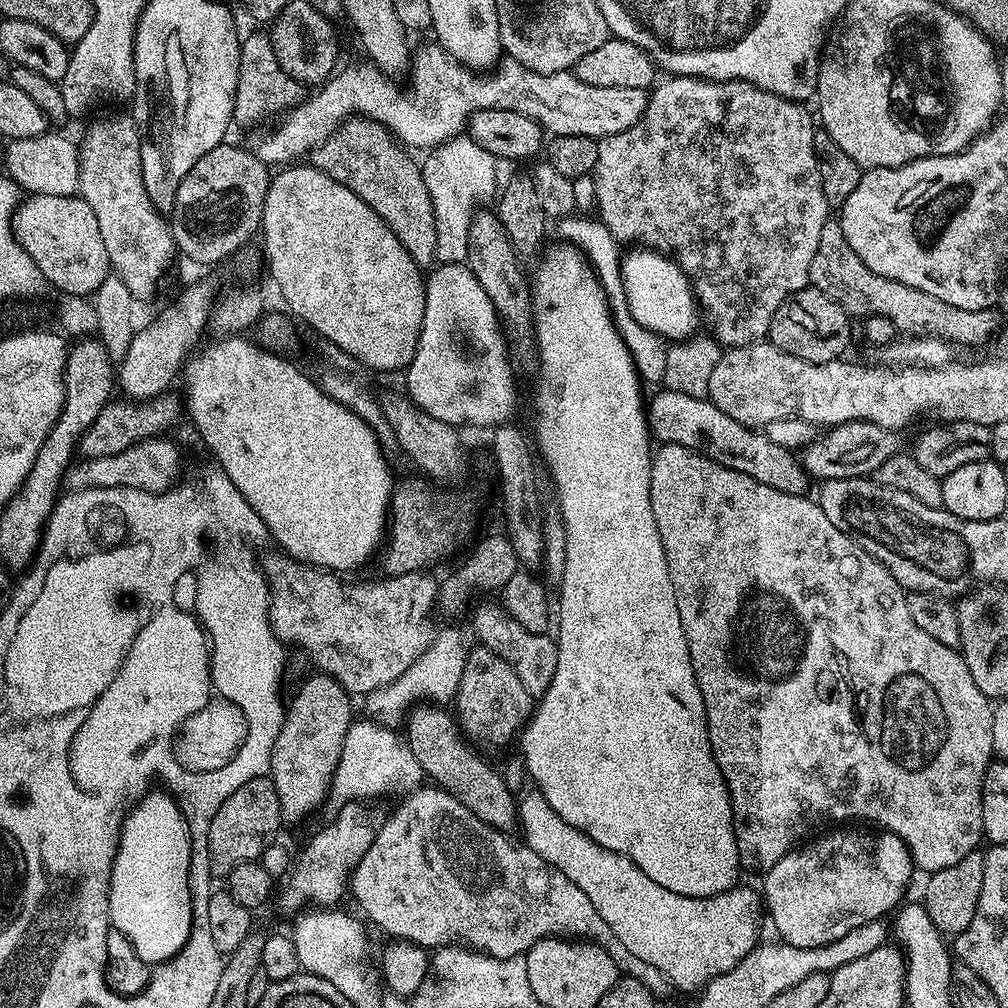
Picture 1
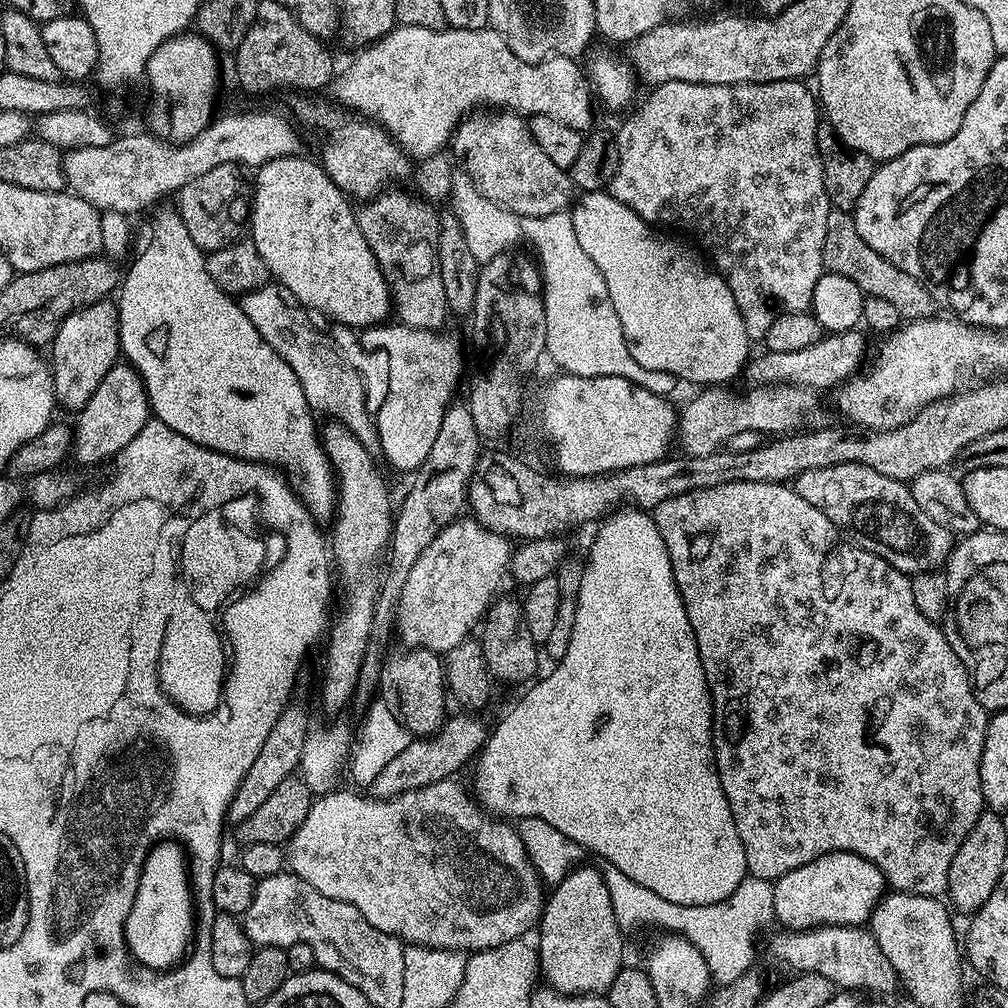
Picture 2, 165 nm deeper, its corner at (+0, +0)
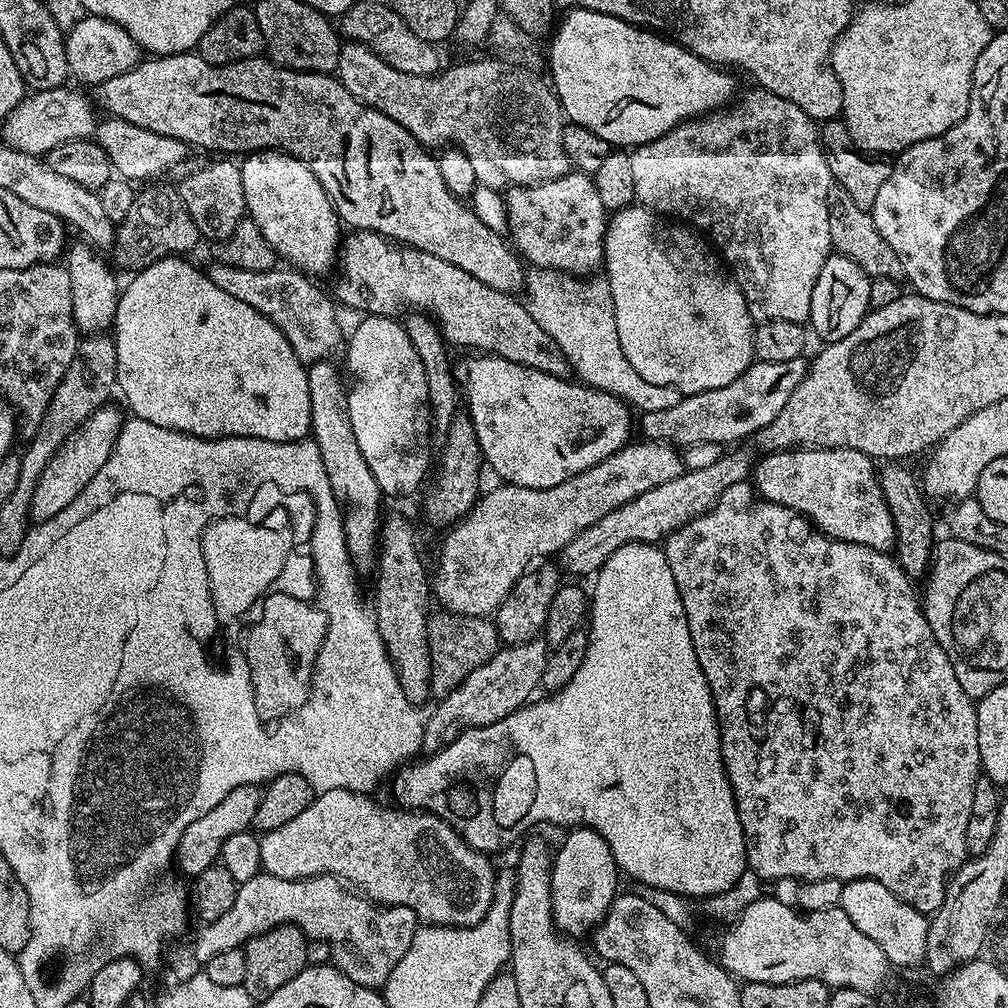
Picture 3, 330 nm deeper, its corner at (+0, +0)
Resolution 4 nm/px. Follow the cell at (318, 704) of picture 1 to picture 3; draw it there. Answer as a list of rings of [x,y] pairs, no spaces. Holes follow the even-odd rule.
[[[327,359],[307,365],[312,423],[310,436],[322,453],[322,466],[326,466],[326,478],[330,478],[334,498],[344,513],[344,533],[352,567],[360,574],[371,573],[378,555],[382,493],[378,482],[374,482],[374,474],[370,474],[370,466],[366,466],[366,460],[358,450],[358,440],[354,438],[354,426],[350,426],[345,377],[342,372],[340,377],[339,370],[332,363],[331,359]]]

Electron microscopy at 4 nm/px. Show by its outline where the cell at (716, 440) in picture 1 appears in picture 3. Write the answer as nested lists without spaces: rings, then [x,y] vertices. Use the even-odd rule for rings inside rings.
[[[476,354],[473,357],[464,372],[464,380],[462,376],[462,400],[464,404],[468,403],[466,413],[473,422],[483,463],[487,467],[489,464],[503,483],[527,488],[553,488],[571,476],[590,470],[590,466],[610,458],[610,454],[629,443],[631,436],[628,435],[634,432],[634,416],[632,420],[629,405],[614,394],[589,388],[572,378],[527,368],[495,354]]]

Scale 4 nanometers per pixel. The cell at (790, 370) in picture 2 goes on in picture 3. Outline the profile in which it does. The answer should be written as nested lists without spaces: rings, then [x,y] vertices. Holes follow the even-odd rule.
[[[804,358],[790,362],[753,361],[730,386],[718,386],[718,390],[706,390],[693,396],[681,395],[678,406],[670,406],[670,410],[643,413],[638,420],[638,432],[644,440],[659,440],[680,450],[702,442],[735,445],[732,444],[735,440],[755,437],[758,430],[778,418],[786,402],[790,402],[790,394],[798,390],[808,366],[809,361]]]

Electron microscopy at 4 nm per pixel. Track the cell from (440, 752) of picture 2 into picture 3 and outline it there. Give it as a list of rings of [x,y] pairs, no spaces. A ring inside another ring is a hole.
[[[540,638],[530,641],[528,644],[509,644],[501,647],[484,665],[478,667],[469,677],[466,677],[452,693],[448,693],[445,697],[435,701],[436,709],[430,714],[427,713],[424,722],[423,751],[428,754],[437,752],[444,745],[454,742],[454,738],[458,738],[466,730],[490,726],[494,722],[514,714],[514,710],[524,707],[537,695],[535,692],[538,692],[540,688],[542,670],[546,670],[549,651],[547,643]]]

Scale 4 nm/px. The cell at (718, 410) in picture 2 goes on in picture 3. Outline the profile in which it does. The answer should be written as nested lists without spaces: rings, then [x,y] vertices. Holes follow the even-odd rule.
[[[644,440],[635,444],[629,442],[618,449],[610,458],[590,466],[577,476],[571,476],[553,488],[527,488],[517,484],[501,483],[500,488],[492,488],[477,499],[476,503],[459,522],[447,529],[448,537],[440,548],[440,557],[436,560],[436,572],[430,576],[430,592],[441,609],[446,613],[491,617],[500,603],[510,594],[514,582],[528,568],[528,563],[536,556],[551,557],[559,554],[566,542],[570,542],[586,526],[594,526],[610,510],[618,510],[626,502],[638,498],[638,494],[646,494],[654,486],[662,486],[662,482],[670,482],[670,478],[678,478],[685,471],[681,453],[673,445],[659,440]]]

